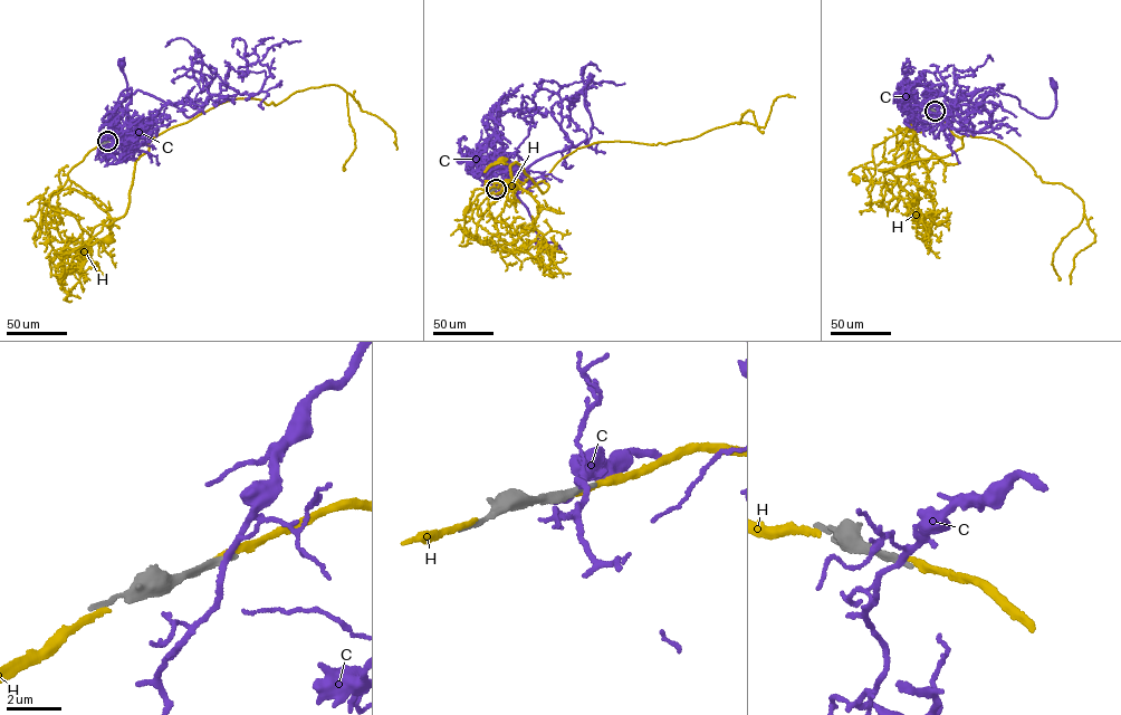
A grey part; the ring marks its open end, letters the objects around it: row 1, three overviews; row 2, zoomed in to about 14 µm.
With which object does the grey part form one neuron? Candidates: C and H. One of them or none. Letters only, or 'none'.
H

